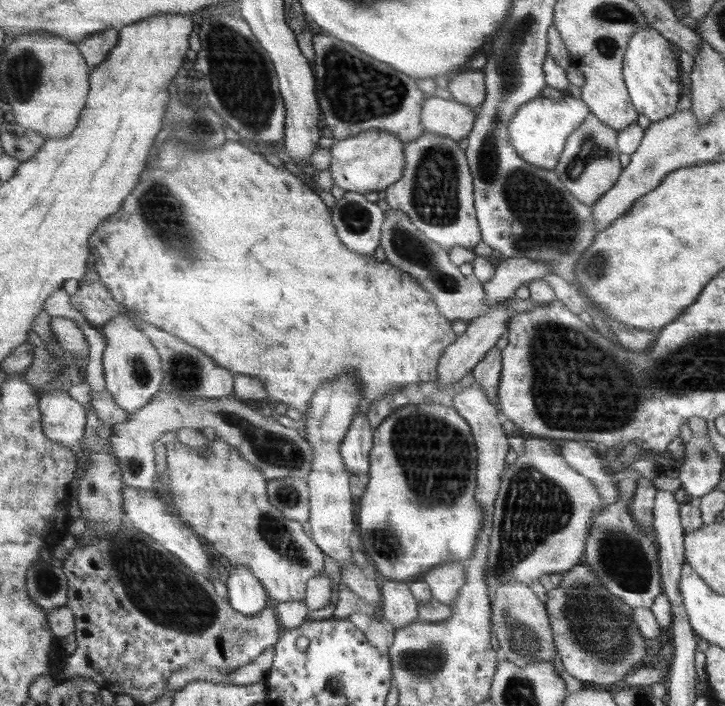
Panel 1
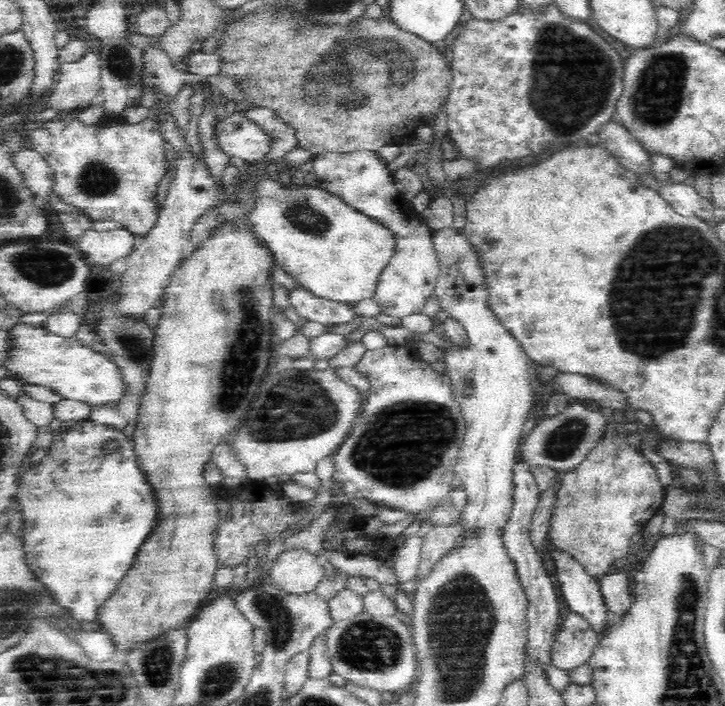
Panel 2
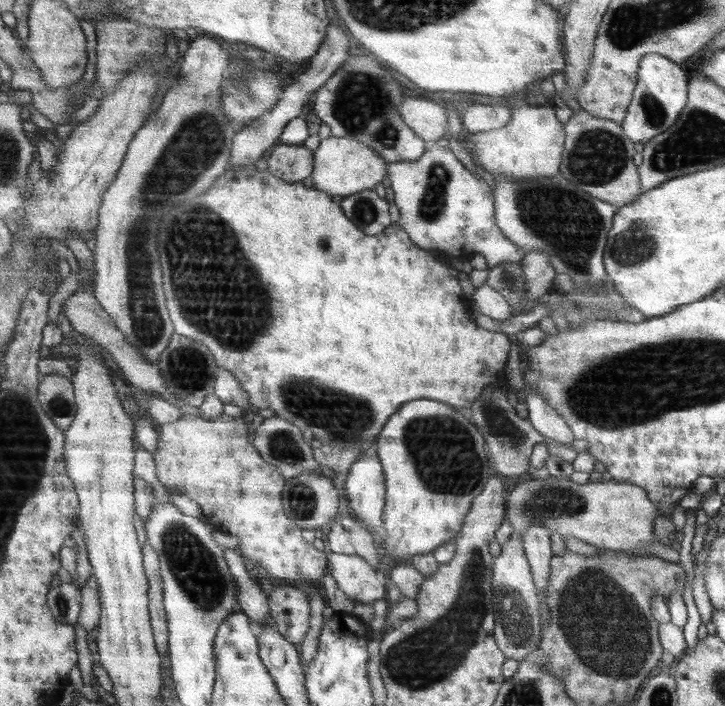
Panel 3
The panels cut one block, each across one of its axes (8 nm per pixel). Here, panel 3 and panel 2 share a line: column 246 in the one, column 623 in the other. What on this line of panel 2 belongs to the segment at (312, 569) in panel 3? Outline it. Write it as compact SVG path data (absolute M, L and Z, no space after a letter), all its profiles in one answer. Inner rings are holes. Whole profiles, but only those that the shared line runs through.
M624 422L606 423L604 434L598 444L578 466L563 473L561 482L549 520L547 539L558 549L568 551L578 559L591 577L605 575L616 560L628 554L632 542L630 536L642 531L647 521L660 510L665 498L664 484L660 482L656 468L639 449L633 426Z

